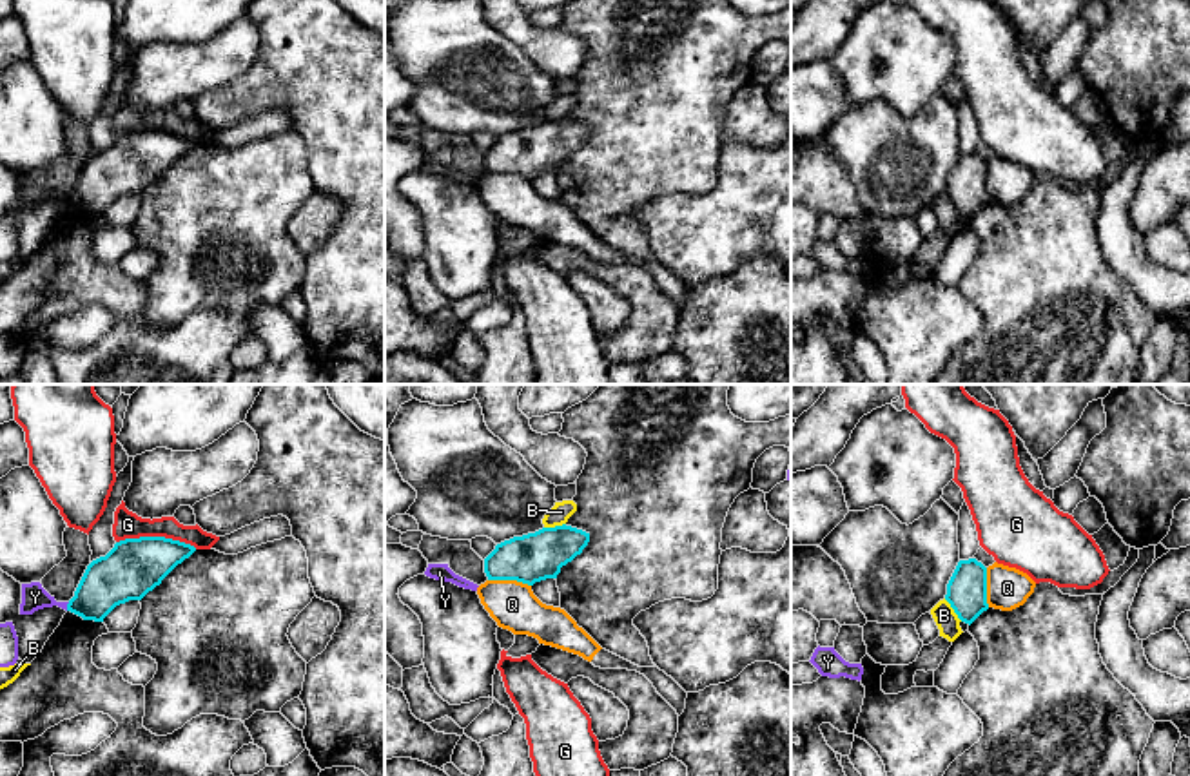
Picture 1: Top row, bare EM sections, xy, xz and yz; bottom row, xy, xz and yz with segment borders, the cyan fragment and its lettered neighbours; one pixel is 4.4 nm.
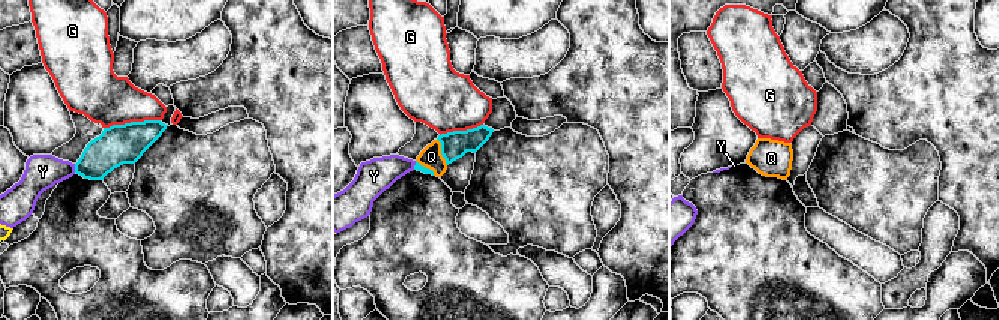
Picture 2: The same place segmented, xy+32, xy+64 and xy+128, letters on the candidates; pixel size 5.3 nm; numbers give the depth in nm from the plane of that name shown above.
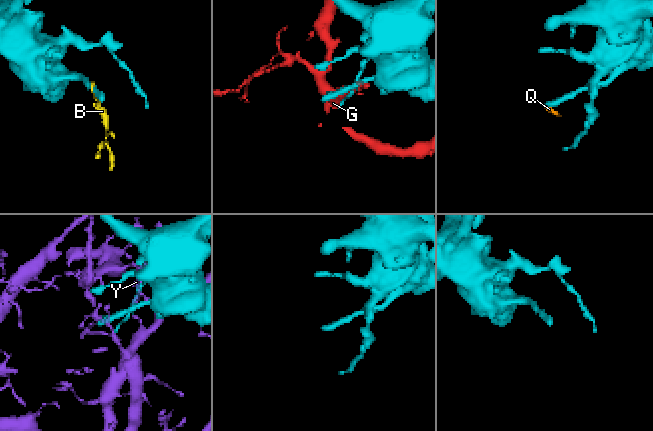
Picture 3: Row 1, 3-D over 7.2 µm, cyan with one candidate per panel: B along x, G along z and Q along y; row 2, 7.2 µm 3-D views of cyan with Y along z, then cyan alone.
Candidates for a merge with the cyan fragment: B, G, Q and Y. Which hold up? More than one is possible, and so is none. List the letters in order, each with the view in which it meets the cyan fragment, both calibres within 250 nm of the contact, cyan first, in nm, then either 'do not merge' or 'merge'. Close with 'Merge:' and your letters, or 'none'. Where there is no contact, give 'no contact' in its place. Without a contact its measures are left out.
B: meets cyan in yz; 180 nm thick on the cyan side, 100 nm on the other; do not merge
G: meets cyan in xy; 260 nm thick on the cyan side, 120 nm on the other; do not merge
Q: meets cyan in xz; 220 nm thick on the cyan side, 220 nm on the other; do not merge
Y: meets cyan in xy; 220 nm thick on the cyan side, 110 nm on the other; do not merge
Merge: none

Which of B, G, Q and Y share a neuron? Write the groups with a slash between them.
B / G / Q / Y

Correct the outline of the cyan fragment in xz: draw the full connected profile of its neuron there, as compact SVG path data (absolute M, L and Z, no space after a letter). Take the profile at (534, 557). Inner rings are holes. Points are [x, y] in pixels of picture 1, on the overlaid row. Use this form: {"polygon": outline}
{"polygon": "M542 528L513 537L495 546L484 558L488 580L517 580L528 586L557 578L561 567L571 562L590 542L590 533L571 528Z"}

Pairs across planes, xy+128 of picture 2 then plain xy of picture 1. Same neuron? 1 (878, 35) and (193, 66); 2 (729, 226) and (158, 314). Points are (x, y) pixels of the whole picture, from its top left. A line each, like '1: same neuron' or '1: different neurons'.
1: same neuron
2: different neurons

